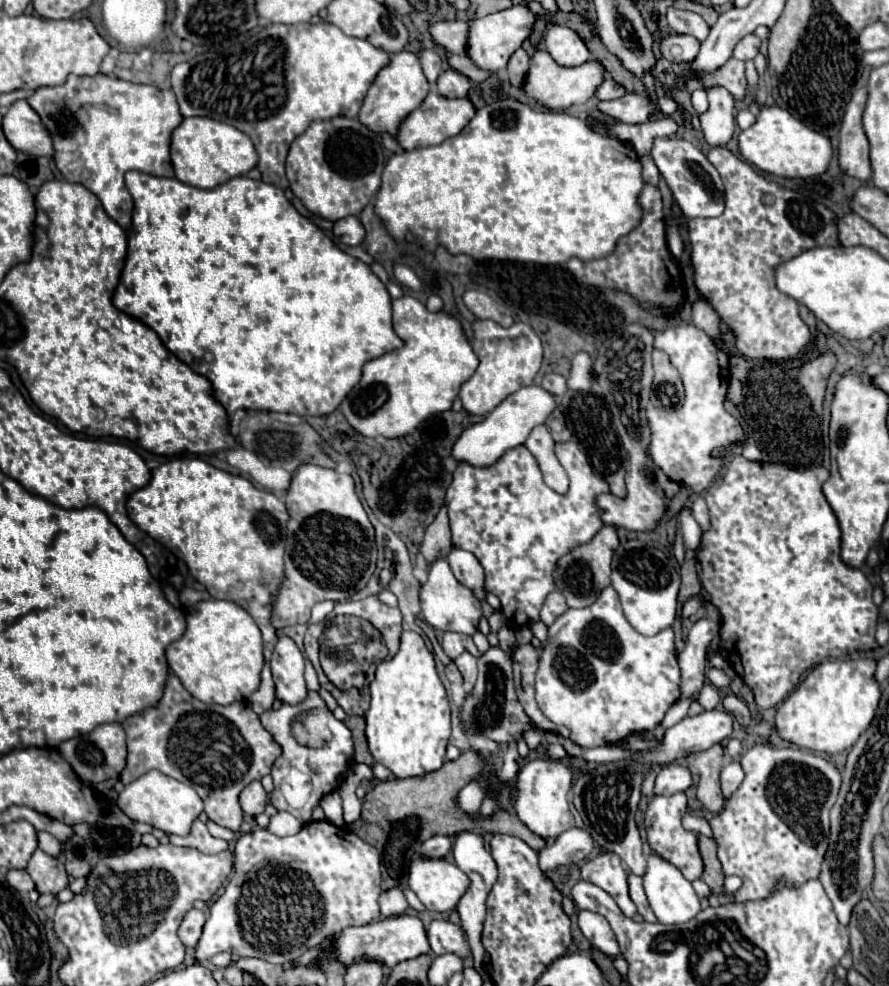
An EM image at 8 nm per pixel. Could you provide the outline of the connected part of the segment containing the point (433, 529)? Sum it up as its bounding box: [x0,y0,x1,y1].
[421,505,451,559]

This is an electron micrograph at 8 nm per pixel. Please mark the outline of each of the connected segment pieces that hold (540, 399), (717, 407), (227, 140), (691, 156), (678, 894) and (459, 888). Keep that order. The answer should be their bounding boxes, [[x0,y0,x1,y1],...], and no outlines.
[[453,385,557,467],[647,323,745,493],[171,117,257,189],[651,139,725,219],[643,853,701,925],[407,853,469,911]]

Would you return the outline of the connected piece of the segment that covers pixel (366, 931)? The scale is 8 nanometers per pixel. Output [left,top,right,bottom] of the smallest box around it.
[333,913,431,967]

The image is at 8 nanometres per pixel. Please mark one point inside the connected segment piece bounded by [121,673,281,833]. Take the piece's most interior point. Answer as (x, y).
(217, 750)

